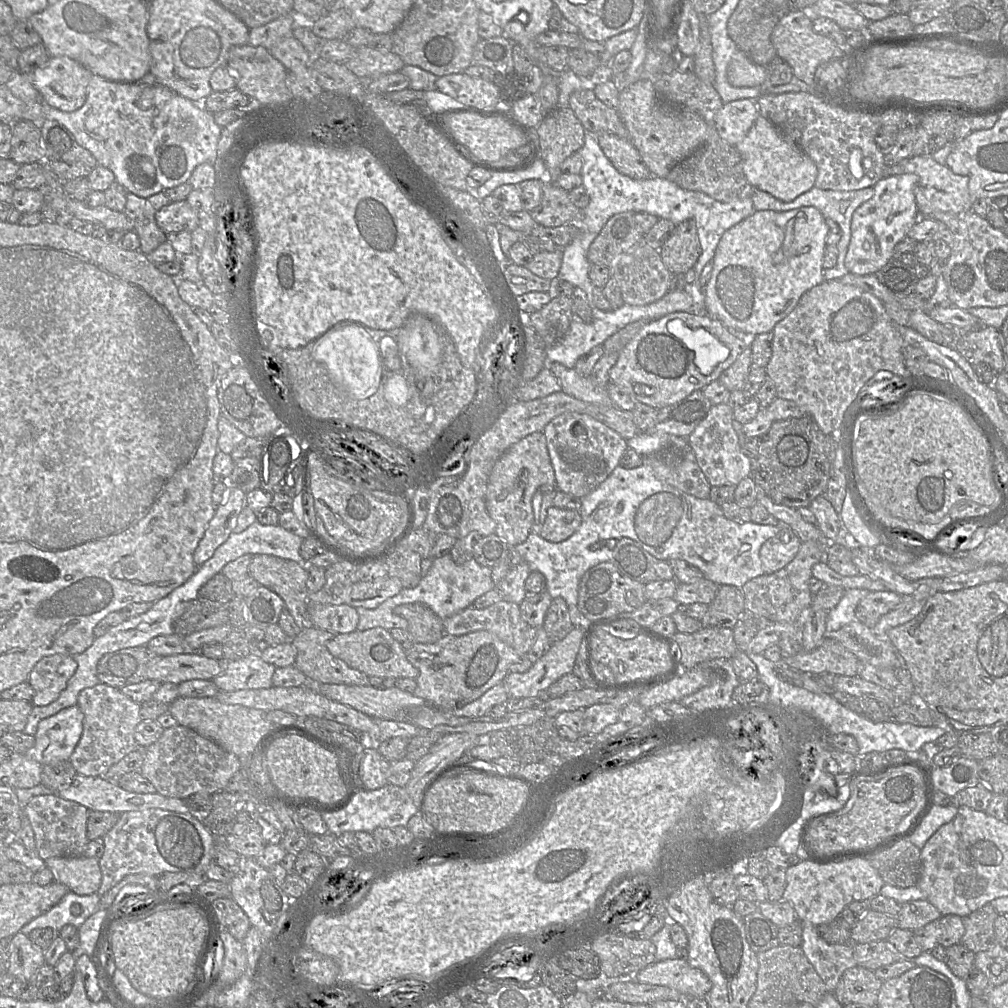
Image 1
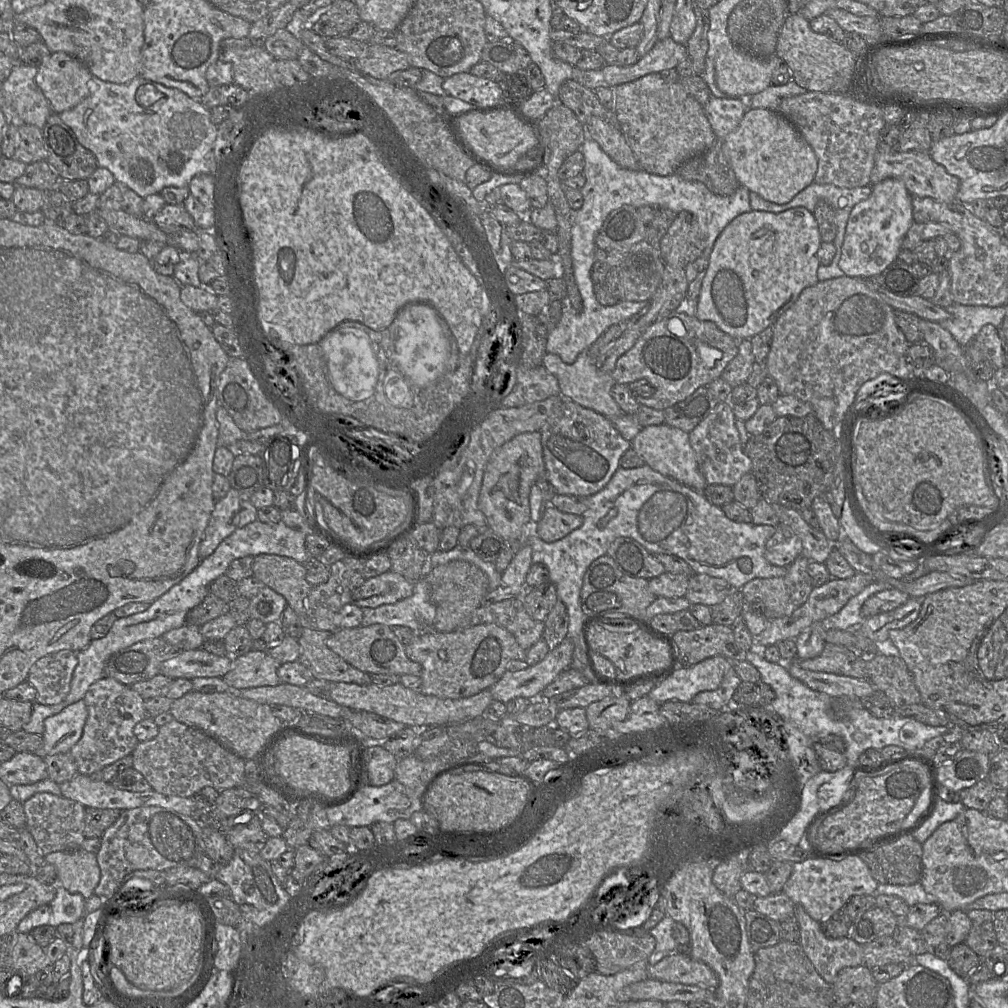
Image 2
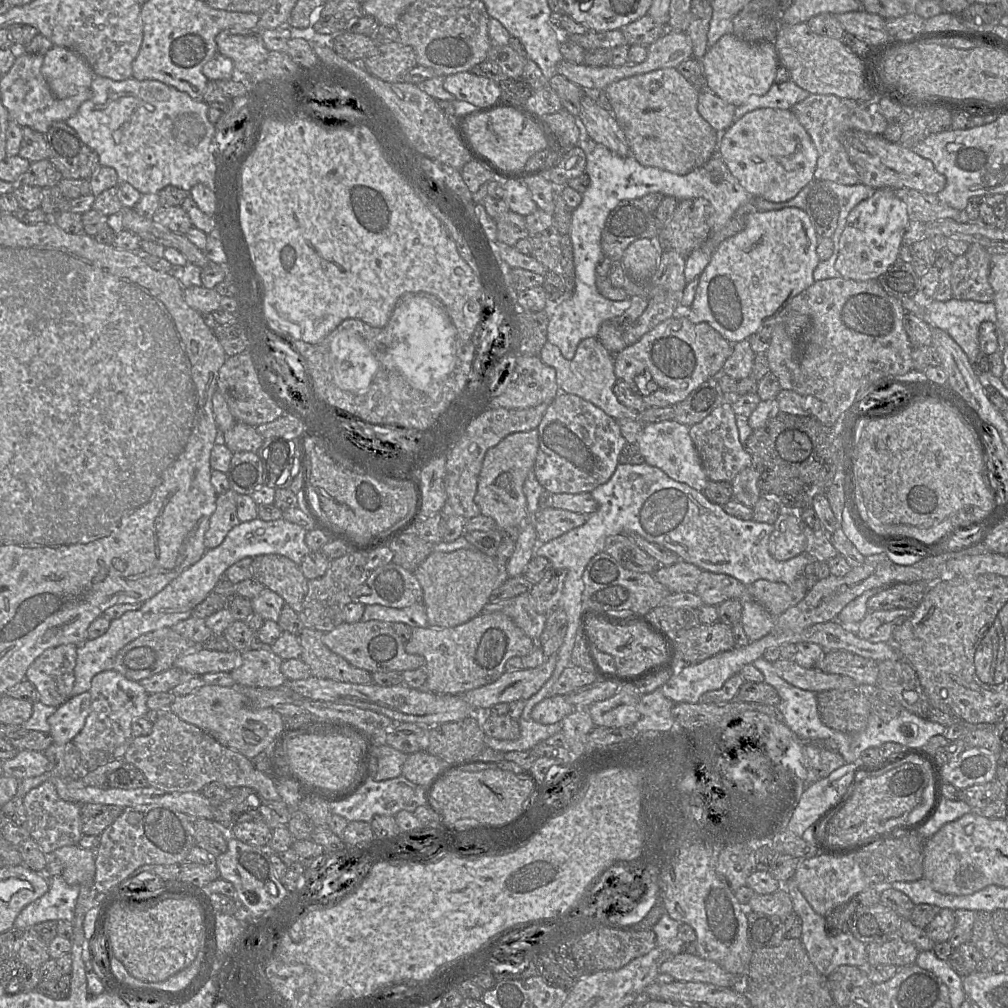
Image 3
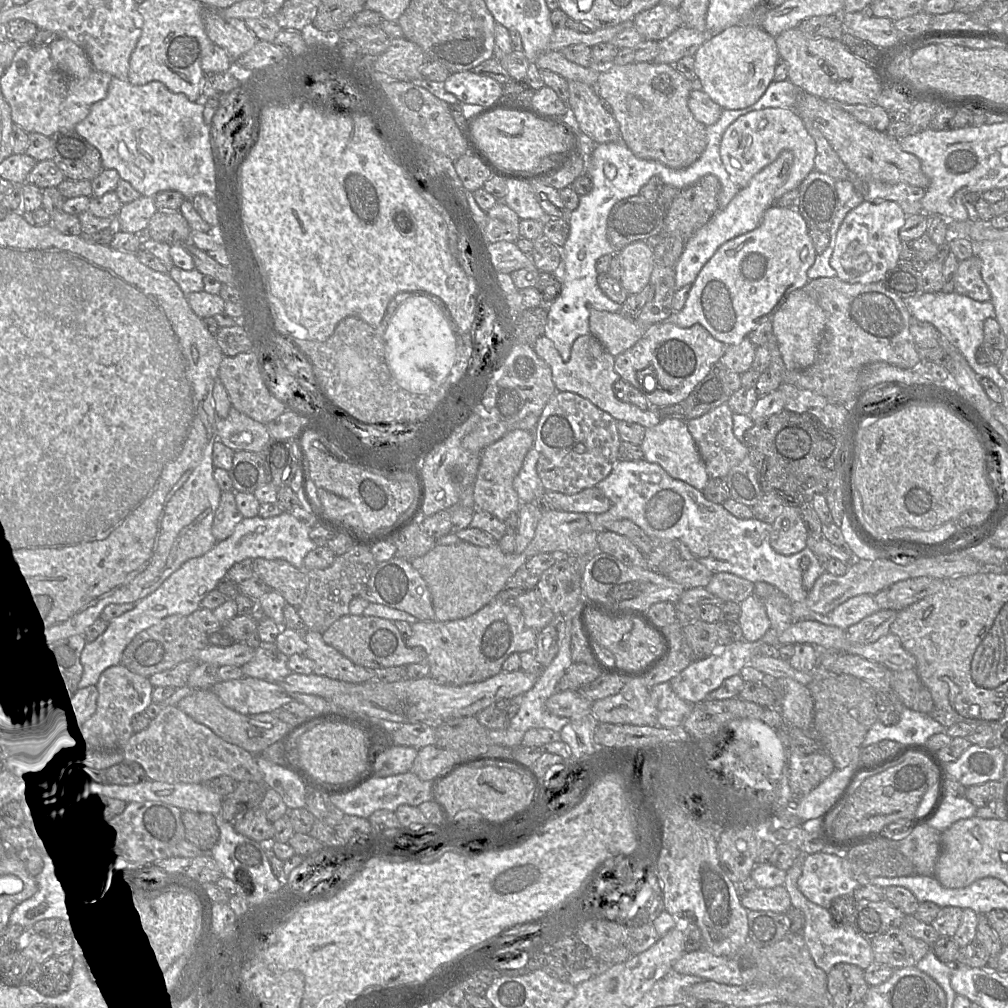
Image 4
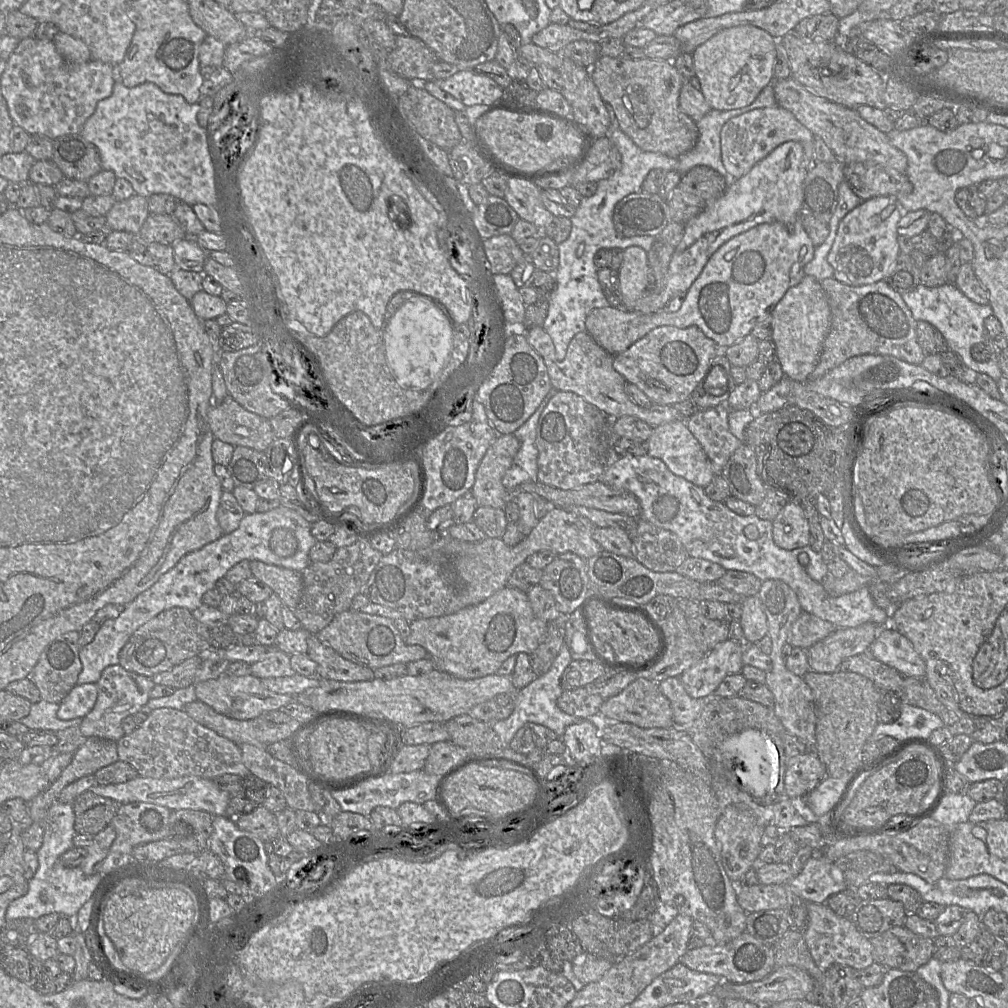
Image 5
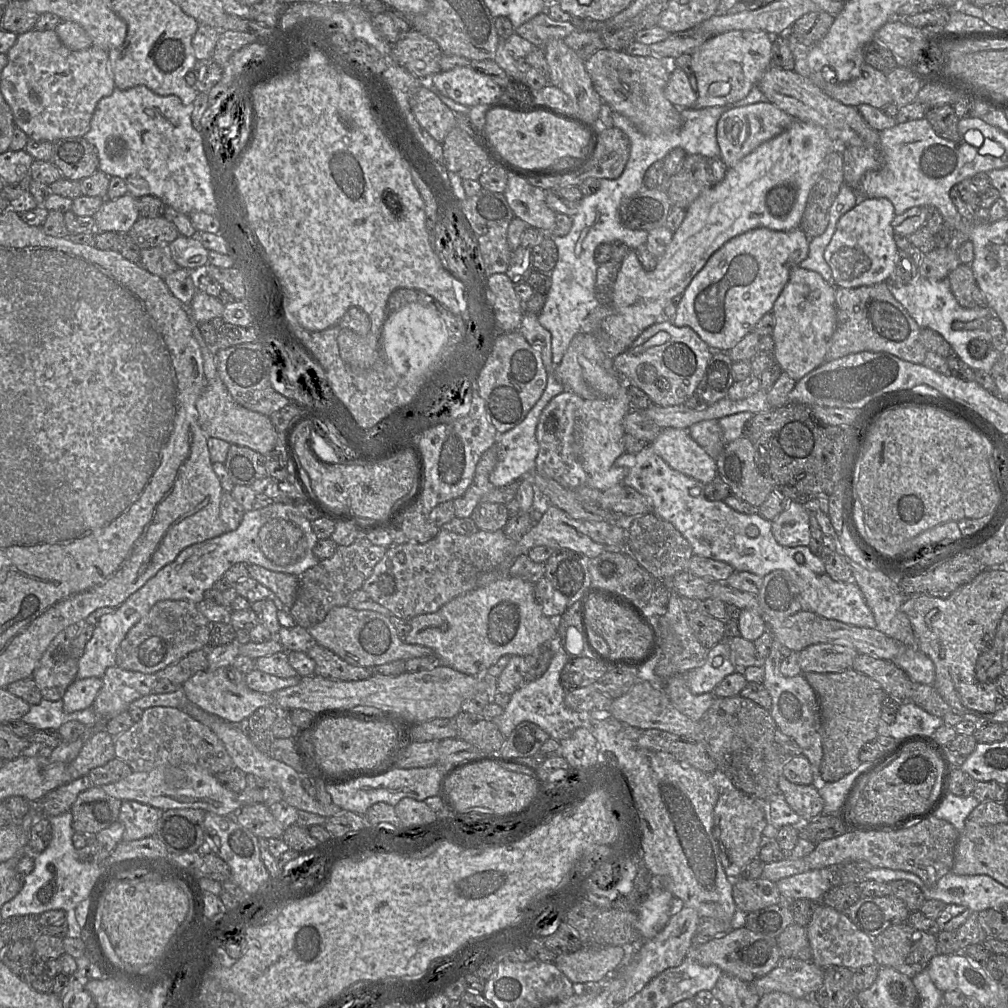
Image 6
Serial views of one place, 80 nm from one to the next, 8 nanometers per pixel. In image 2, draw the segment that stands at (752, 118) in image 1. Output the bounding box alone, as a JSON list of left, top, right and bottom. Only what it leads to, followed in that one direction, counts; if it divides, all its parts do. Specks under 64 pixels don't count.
[703,97,747,140]

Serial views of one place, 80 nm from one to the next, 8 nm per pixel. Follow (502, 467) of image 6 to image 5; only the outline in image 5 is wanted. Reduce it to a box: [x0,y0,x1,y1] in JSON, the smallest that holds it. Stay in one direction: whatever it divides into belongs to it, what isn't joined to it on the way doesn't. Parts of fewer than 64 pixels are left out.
[502,387,558,490]

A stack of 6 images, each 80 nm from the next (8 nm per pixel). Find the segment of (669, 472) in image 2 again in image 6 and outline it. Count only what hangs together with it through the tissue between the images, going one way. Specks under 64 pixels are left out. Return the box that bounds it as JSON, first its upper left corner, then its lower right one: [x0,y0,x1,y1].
[650,428,718,485]

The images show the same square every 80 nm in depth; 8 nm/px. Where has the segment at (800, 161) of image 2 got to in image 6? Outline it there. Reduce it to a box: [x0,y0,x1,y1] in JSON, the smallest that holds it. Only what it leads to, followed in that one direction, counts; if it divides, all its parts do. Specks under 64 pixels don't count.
[716,102,795,168]

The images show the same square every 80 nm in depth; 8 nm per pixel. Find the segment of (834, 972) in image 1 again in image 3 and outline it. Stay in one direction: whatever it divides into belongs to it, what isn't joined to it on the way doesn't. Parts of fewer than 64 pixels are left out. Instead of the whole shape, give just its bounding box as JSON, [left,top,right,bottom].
[782,878,868,977]

